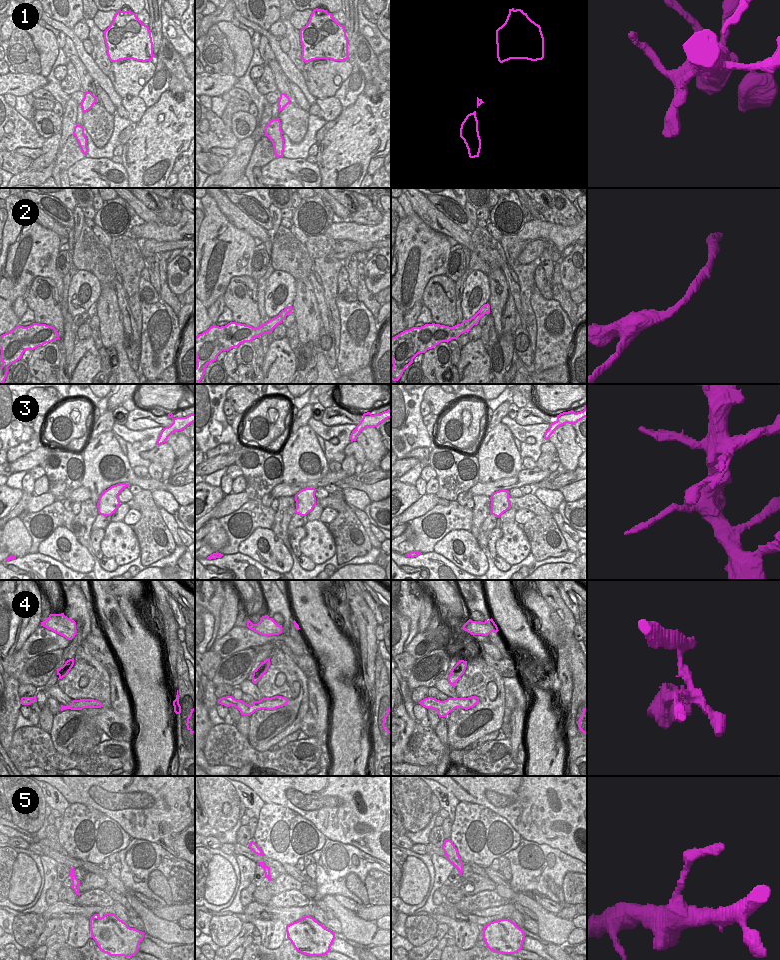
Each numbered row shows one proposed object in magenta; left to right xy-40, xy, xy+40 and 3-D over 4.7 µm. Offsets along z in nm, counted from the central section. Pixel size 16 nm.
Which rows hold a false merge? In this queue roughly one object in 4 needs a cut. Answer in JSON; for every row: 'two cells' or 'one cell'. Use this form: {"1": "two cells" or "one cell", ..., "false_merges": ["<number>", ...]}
{"1": "one cell", "2": "one cell", "3": "one cell", "4": "two cells", "5": "two cells", "false_merges": ["4", "5"]}

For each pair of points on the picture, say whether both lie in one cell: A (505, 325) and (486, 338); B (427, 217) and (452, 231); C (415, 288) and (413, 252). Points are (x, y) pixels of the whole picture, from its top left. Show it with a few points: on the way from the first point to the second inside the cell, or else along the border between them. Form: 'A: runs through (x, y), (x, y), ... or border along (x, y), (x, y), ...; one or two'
A: border along (490, 313), (495, 331), (498, 334), (511, 333); two
B: runs through (433, 218), (446, 226); one
C: runs through (413, 279), (413, 261); one

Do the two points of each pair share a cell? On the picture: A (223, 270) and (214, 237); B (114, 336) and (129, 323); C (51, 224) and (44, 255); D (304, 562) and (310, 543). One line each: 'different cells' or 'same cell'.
A: same cell
B: different cells
C: different cells
D: different cells

